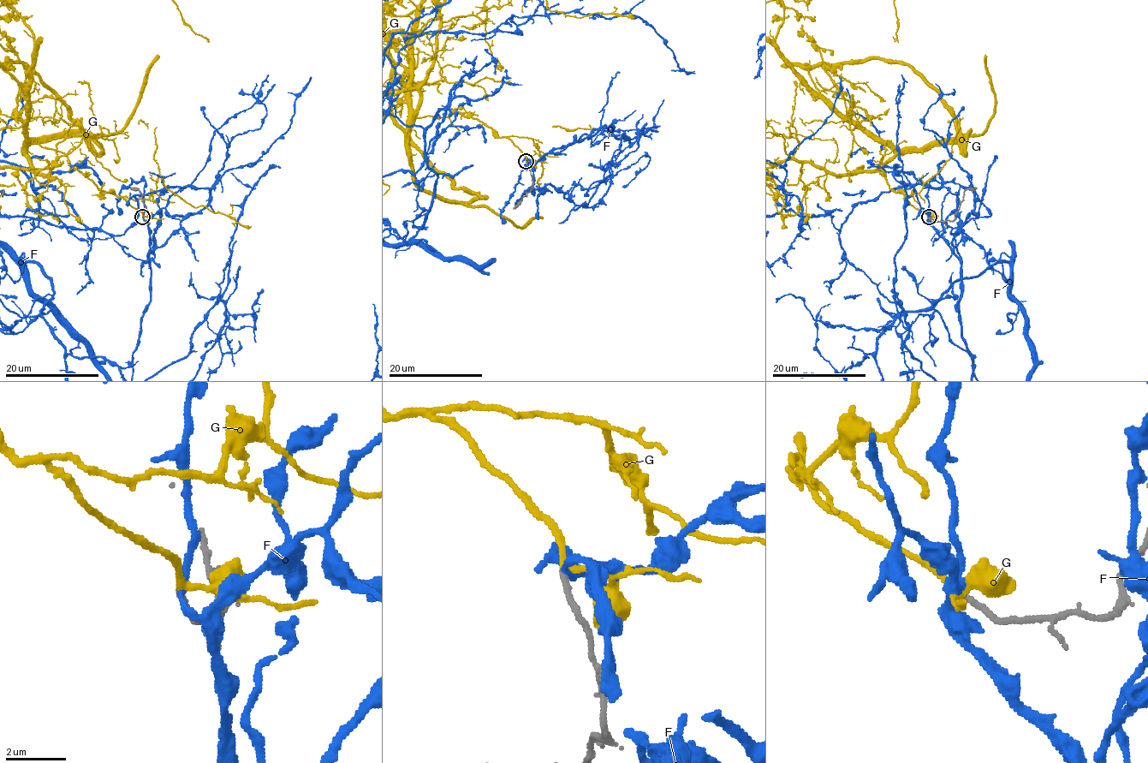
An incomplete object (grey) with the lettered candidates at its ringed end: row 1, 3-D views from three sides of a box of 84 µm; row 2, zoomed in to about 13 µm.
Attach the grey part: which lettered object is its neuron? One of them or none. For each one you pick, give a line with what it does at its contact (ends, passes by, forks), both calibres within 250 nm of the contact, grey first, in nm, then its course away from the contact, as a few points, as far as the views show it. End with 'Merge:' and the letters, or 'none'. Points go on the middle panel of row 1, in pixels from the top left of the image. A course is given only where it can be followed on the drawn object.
G: it passes by; 190 nm thick on the grey side, 180 nm on the other
Merge: G

